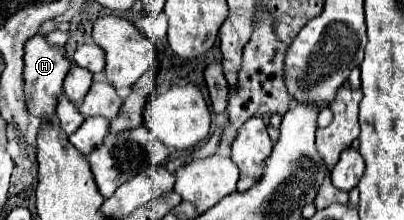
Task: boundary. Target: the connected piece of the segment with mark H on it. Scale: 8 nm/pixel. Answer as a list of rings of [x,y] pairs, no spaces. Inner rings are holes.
[[[34,35],[26,41],[24,47],[24,97],[26,97],[26,109],[32,117],[38,117],[40,121],[52,121],[56,123],[56,105],[58,97],[62,95],[62,83],[68,75],[72,63],[66,57],[64,47],[50,45],[42,35]]]

